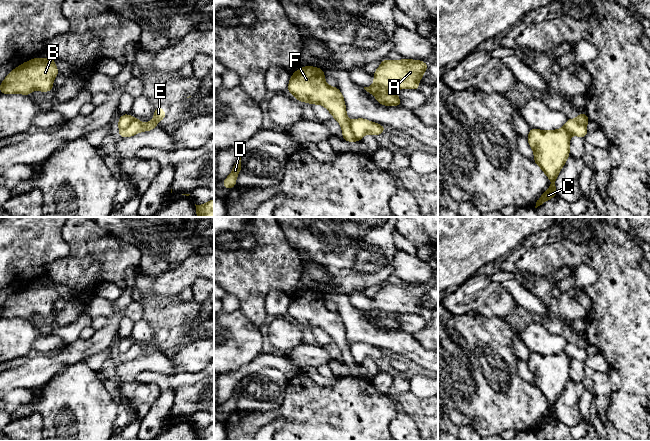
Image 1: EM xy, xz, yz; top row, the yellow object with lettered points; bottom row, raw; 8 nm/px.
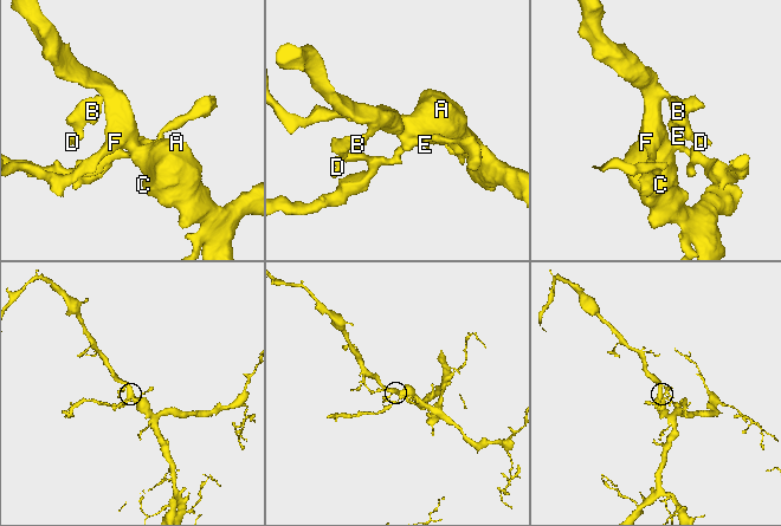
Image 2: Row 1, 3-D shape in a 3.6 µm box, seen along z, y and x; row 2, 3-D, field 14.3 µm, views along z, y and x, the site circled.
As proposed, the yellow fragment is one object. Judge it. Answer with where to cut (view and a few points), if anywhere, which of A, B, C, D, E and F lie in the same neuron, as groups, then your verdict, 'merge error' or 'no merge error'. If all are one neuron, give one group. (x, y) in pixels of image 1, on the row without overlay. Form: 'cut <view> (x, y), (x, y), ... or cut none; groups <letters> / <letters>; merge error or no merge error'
cut xz (349, 345), (349, 351), (356, 364); groups A B C D F / E; merge error

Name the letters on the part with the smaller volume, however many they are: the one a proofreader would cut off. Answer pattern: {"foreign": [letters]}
{"foreign": ["E"]}

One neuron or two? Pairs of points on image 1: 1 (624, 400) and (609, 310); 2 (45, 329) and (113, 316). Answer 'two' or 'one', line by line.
1: one
2: two

